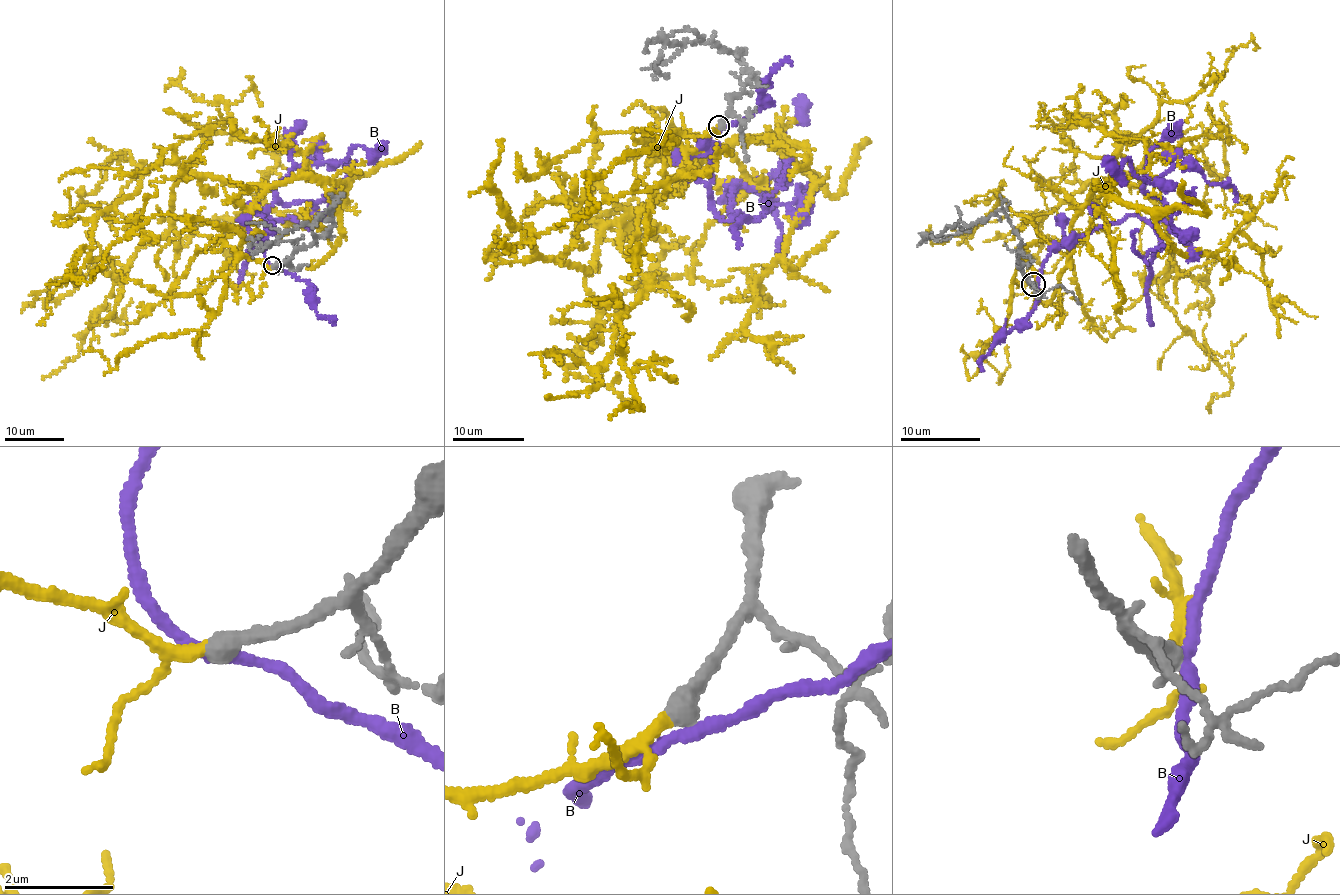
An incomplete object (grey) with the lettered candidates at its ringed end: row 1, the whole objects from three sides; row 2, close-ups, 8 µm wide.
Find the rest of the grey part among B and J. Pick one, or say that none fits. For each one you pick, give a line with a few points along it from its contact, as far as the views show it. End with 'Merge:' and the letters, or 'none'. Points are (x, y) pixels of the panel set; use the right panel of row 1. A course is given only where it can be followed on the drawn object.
J: via (1033, 285), (1024, 247), (1072, 242), (1074, 218), (1120, 154), (1170, 242), (1162, 301), (1229, 378), (1210, 410)
Merge: J

